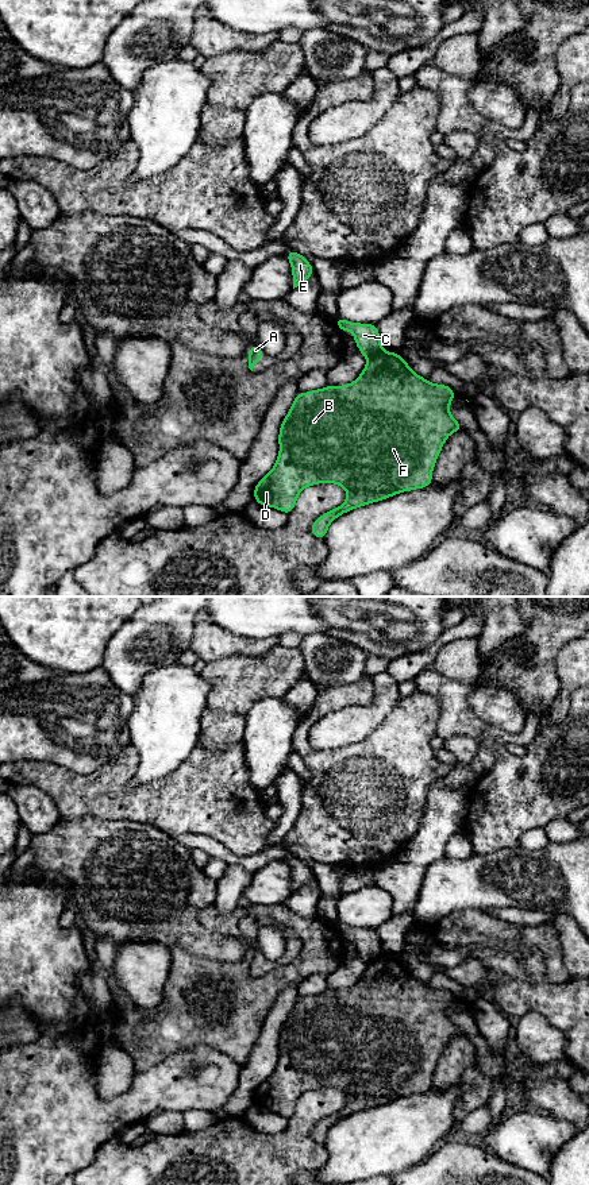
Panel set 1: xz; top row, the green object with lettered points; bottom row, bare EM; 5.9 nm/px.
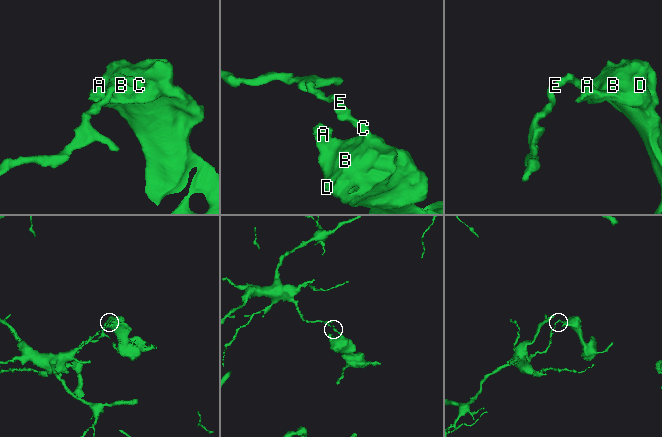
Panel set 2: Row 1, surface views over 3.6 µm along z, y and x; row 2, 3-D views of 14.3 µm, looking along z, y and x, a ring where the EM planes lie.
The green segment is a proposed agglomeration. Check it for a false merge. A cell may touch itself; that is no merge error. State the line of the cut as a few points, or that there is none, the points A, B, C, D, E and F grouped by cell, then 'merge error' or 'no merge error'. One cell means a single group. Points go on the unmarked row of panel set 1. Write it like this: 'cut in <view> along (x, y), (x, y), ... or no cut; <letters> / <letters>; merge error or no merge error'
cut in xz along (382, 954), (368, 964); A B D F / C E; merge error

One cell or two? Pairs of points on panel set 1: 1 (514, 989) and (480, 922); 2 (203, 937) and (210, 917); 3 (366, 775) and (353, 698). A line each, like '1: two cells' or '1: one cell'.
1: two cells
2: two cells
3: one cell

